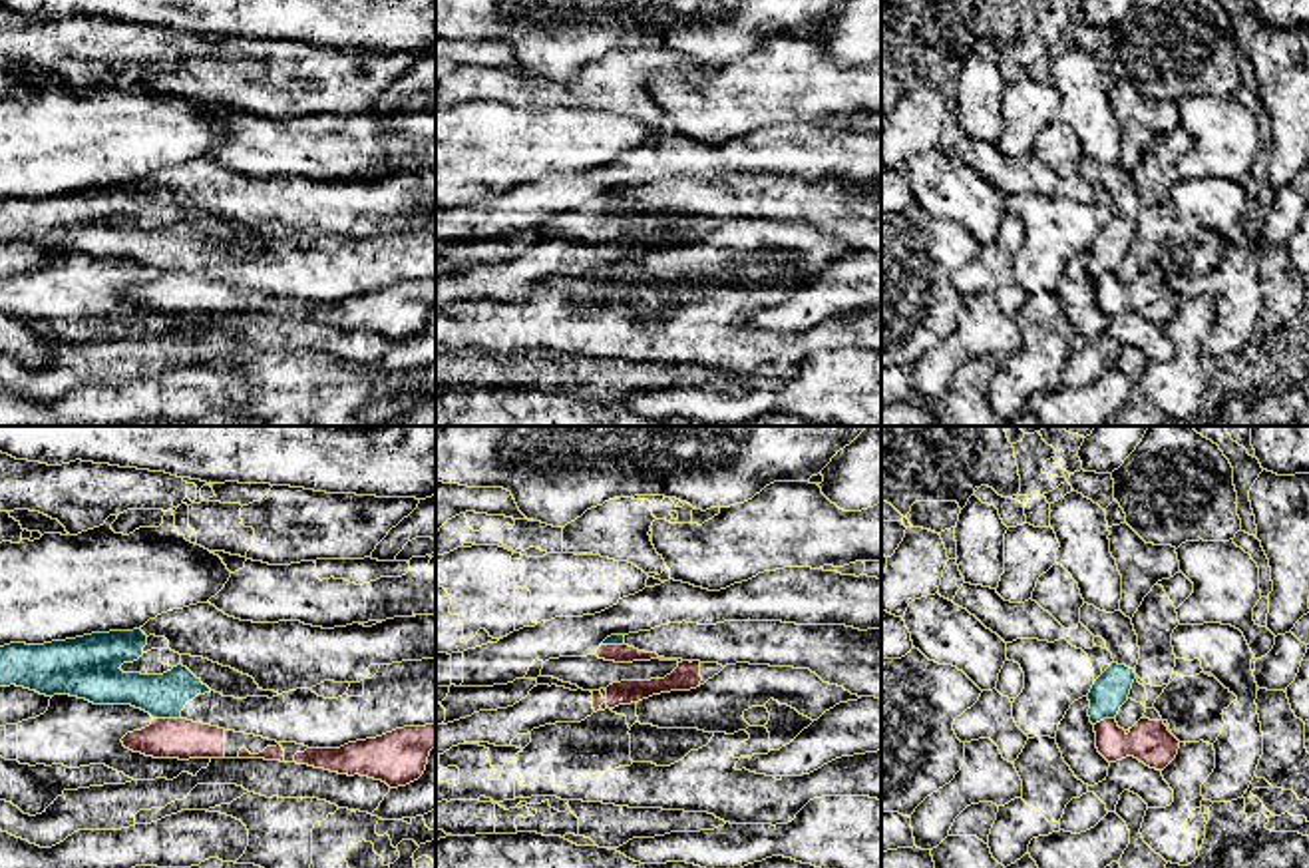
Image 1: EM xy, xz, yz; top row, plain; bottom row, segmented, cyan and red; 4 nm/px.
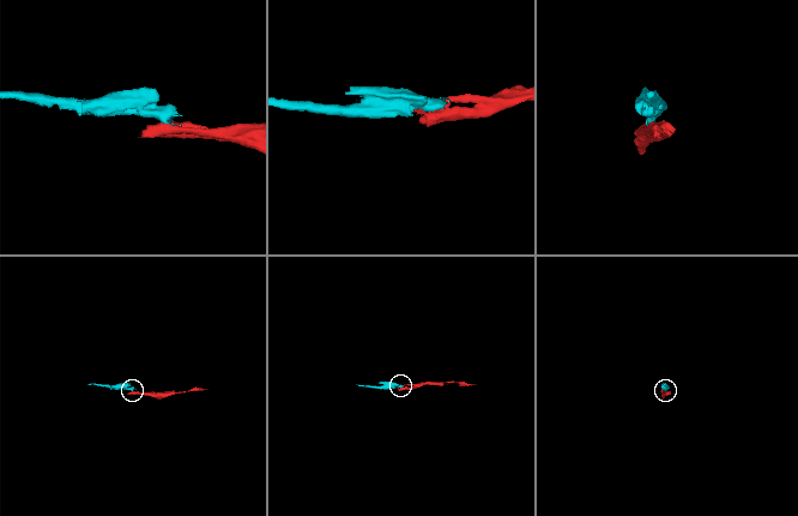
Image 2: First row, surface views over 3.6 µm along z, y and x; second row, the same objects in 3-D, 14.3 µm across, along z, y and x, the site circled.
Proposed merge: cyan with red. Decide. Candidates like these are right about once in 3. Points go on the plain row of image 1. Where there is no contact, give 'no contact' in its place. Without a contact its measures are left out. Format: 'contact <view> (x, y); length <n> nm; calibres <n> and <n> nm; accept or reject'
contact xy (168, 271); length 110 nm; calibres 180 and 160 nm; reject

